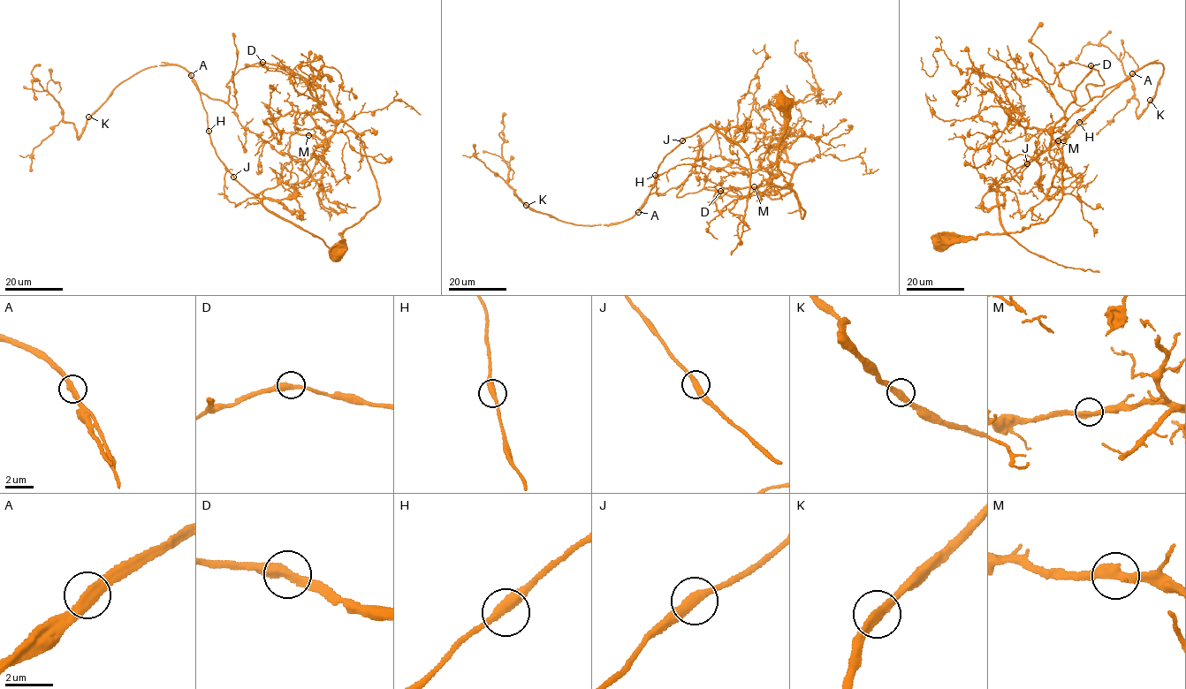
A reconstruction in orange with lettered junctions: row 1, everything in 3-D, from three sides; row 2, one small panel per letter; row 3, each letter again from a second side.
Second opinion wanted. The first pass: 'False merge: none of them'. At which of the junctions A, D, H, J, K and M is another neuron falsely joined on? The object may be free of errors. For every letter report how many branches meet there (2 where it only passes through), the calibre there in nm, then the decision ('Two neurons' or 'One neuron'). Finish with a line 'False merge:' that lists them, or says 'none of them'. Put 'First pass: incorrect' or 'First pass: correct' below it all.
A: Branches: 2. Thickness 400 nm. Two neurons
D: Branches: 2. Thickness 400 nm. One neuron
H: Branches: 2. Thickness 360 nm. One neuron
J: Branches: 2. Thickness 380 nm. One neuron
K: Branches: 2. Thickness 360 nm. One neuron
M: Branches: 2. Thickness 400 nm. One neuron
False merge: A
First pass: incorrect

